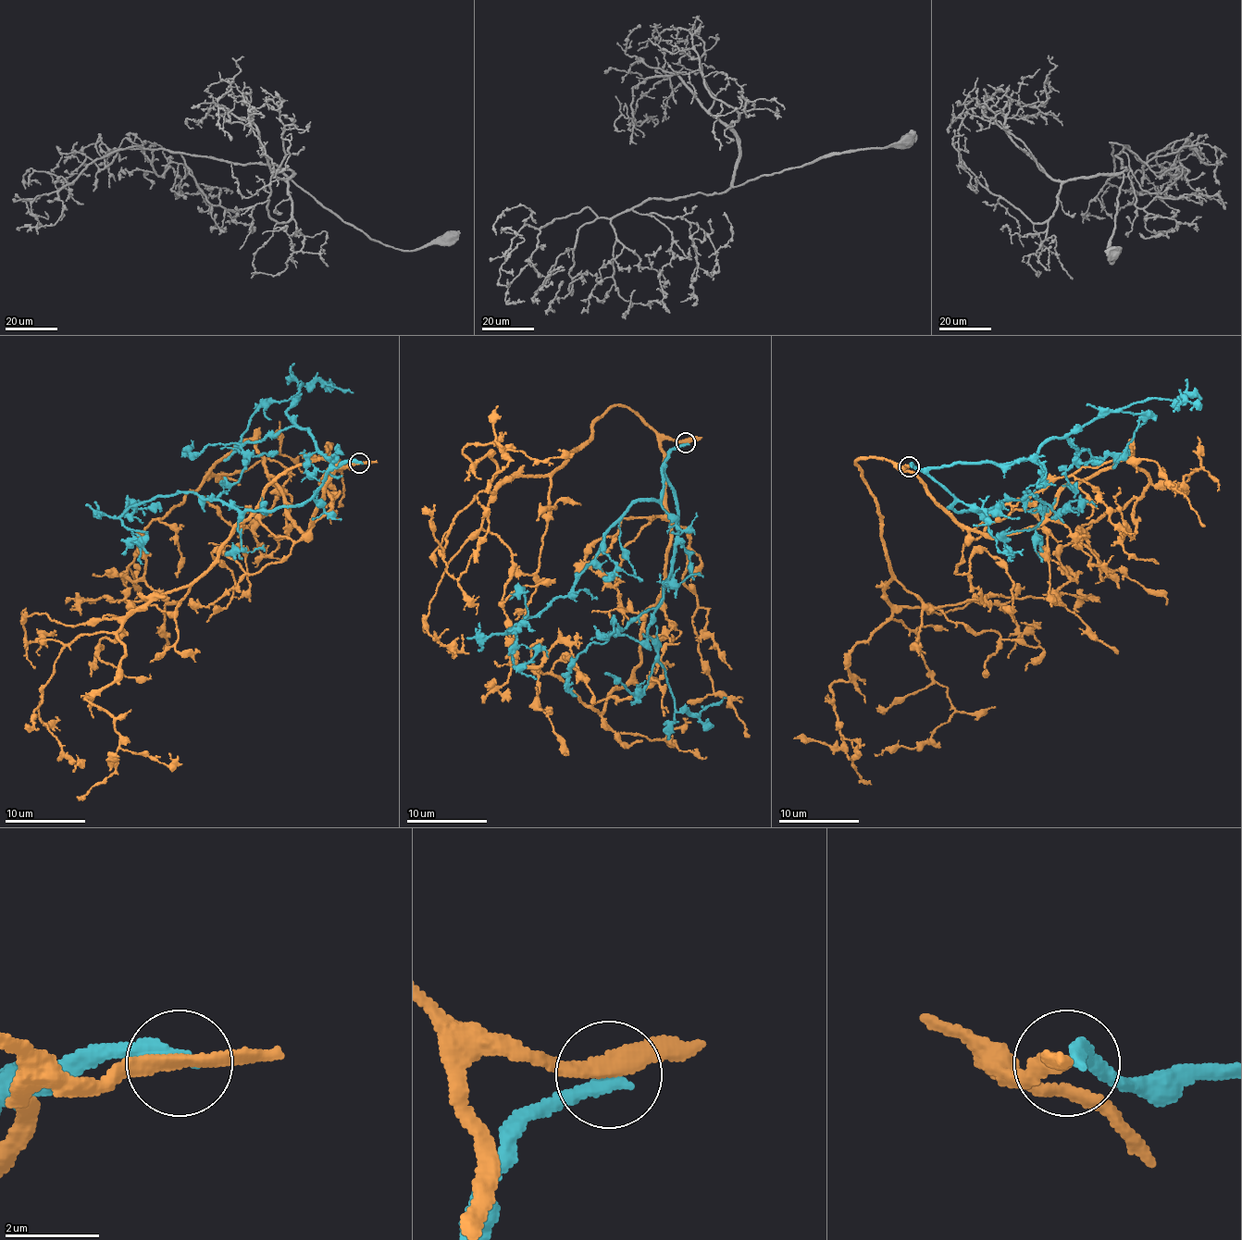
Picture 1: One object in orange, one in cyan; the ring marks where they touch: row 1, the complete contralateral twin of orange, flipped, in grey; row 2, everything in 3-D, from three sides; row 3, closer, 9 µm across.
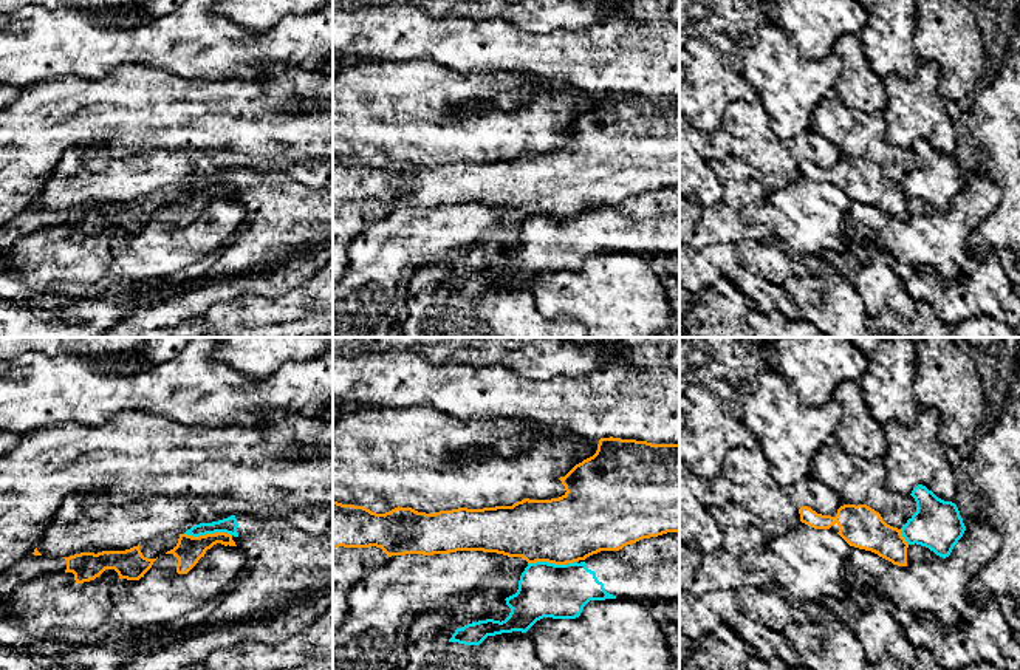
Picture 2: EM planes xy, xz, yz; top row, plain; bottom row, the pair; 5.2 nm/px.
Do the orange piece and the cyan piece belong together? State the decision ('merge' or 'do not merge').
do not merge

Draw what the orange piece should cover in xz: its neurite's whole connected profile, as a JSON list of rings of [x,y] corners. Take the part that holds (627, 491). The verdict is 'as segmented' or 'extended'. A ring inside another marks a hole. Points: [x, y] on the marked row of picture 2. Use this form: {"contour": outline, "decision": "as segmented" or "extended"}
{"contour": [[[601,438],[596,453],[559,480],[566,491],[559,498],[525,498],[512,506],[458,508],[435,514],[399,506],[376,514],[333,500],[333,548],[376,546],[388,557],[483,551],[522,557],[528,563],[566,565],[601,551],[619,551],[642,538],[679,532],[679,444]]], "decision": "as segmented"}

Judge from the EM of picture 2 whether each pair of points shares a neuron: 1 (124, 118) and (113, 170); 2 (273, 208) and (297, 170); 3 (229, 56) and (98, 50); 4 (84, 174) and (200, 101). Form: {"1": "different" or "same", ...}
{"1": "different", "2": "different", "3": "same", "4": "different"}

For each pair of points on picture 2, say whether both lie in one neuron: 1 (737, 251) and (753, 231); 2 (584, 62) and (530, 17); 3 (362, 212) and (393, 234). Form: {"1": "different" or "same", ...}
{"1": "different", "2": "different", "3": "different"}

